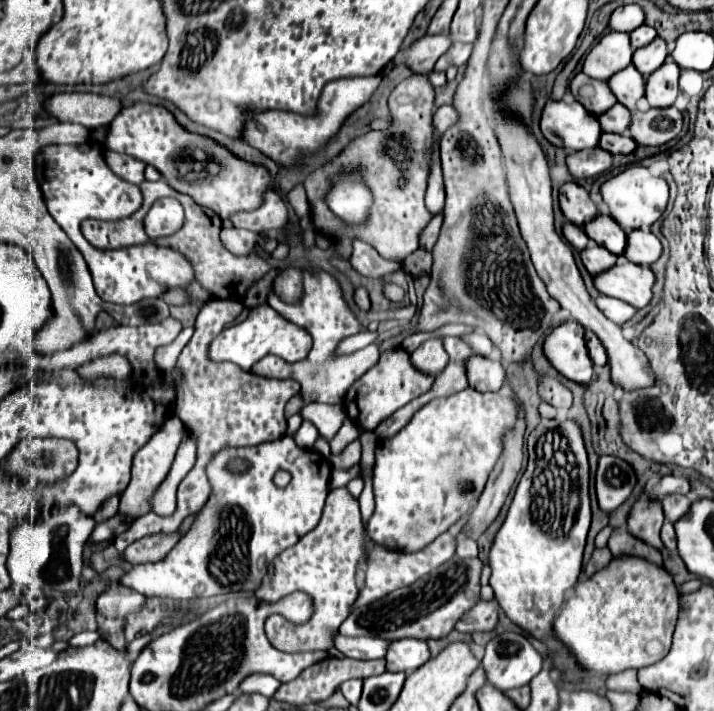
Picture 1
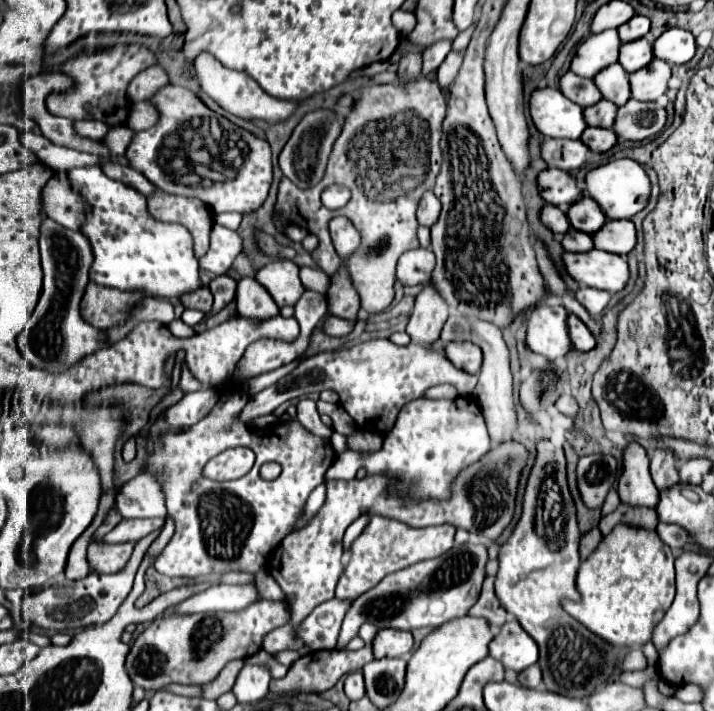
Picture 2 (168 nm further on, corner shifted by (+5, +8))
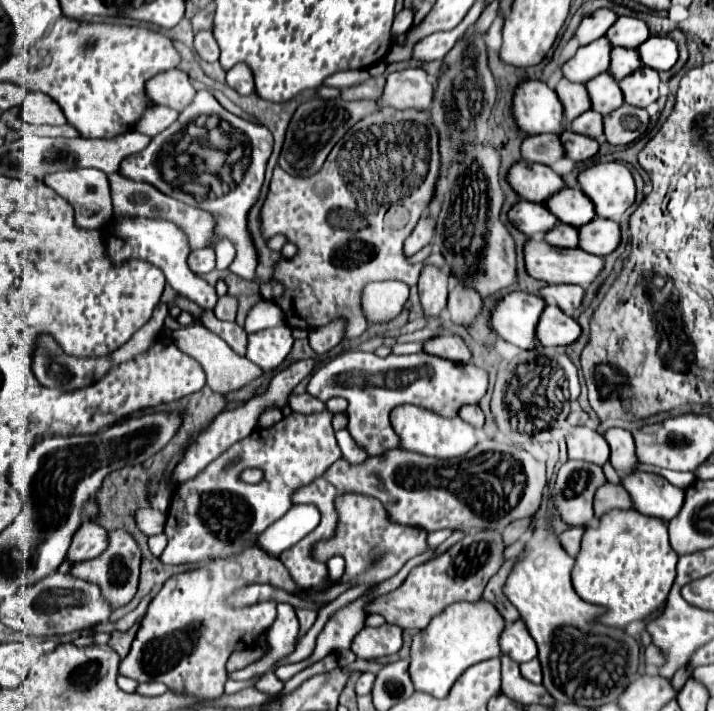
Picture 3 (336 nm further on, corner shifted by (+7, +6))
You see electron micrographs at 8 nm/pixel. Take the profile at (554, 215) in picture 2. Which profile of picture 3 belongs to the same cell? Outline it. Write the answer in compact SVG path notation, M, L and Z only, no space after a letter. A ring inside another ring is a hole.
M519 199L509 209L507 217L527 237L541 237L549 229L553 229L555 223L557 223L557 217L545 205L537 205L537 203L525 201L525 199L523 201Z

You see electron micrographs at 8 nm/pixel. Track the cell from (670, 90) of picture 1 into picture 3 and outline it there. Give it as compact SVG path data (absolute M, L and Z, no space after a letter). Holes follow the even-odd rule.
M641 67L619 81L625 103L633 107L647 107L659 97L659 75L651 67Z

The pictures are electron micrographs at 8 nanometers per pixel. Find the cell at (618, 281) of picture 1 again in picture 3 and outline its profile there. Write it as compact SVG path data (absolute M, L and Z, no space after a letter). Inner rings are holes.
M529 239L523 247L523 259L525 259L525 271L529 277L533 279L541 279L545 283L573 283L573 285L581 285L587 287L593 277L601 271L603 267L603 259L591 253L585 253L583 249L561 249L561 247L553 247L547 241L535 241Z

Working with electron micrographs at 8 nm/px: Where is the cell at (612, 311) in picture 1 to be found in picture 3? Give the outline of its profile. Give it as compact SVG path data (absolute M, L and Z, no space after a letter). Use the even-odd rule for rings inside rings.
M545 285L539 295L543 297L545 303L557 305L559 309L575 309L583 301L583 287L579 285Z

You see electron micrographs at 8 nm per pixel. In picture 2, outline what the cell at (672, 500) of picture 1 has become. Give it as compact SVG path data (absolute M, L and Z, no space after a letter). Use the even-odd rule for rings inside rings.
M657 449L653 453L653 457L651 457L651 477L653 477L659 491L669 489L669 487L679 483L677 461L675 461L673 453L663 451L663 449Z

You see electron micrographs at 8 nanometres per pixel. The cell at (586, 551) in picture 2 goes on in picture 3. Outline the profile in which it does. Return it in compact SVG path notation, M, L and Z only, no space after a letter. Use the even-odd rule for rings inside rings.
M571 527L567 531L563 531L559 535L559 541L561 541L561 547L567 549L567 553L571 557L575 557L579 553L579 543L581 543L581 537L583 537L583 527Z

